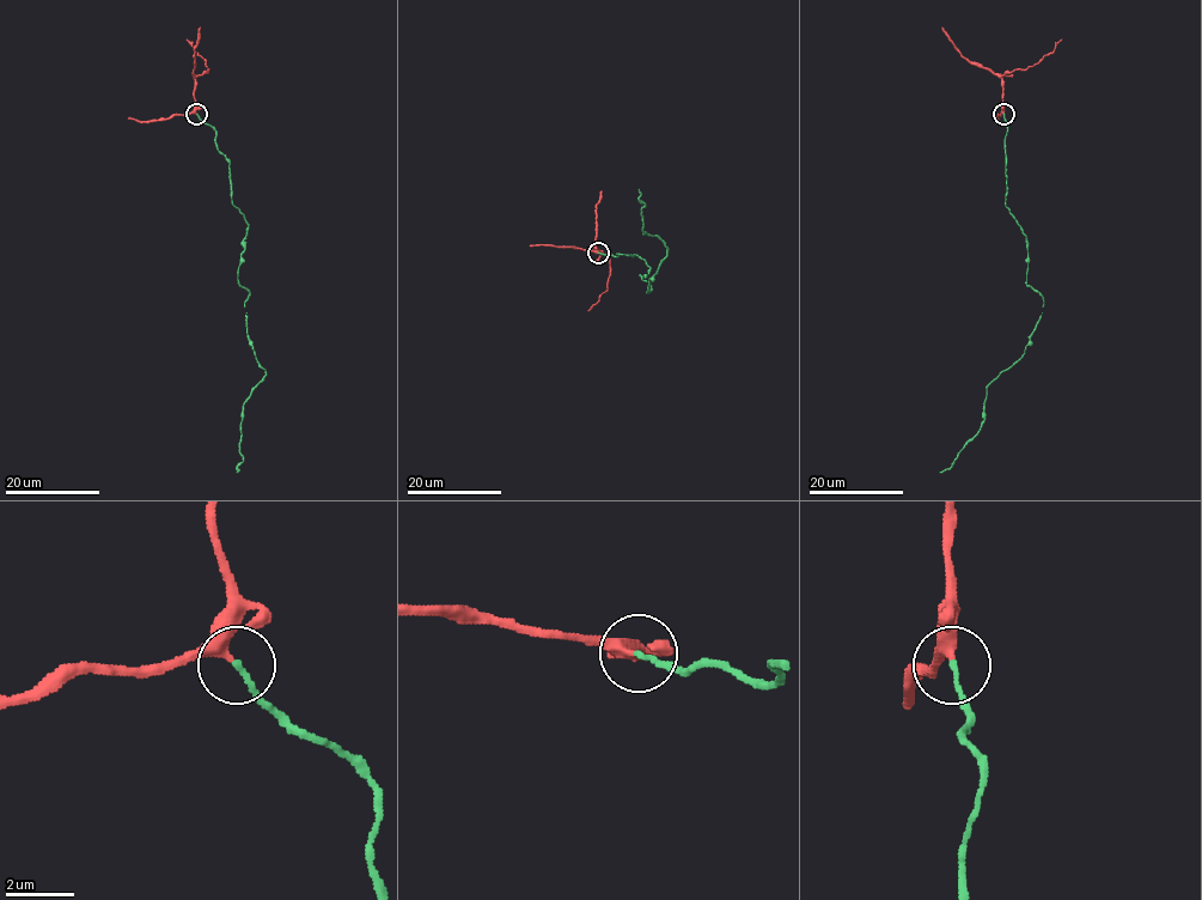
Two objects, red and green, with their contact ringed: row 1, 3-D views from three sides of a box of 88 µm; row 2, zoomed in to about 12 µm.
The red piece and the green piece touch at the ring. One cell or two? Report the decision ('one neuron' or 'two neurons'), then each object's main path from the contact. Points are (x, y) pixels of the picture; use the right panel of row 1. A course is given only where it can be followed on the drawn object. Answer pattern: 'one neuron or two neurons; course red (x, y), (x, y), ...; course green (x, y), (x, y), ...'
one neuron; course red (1004, 114), (1001, 77), (1039, 61), (1061, 38); course green (1004, 114), (1006, 204), (1027, 239), (1026, 284), (1042, 312), (1024, 354), (986, 388), (980, 430), (940, 473)

